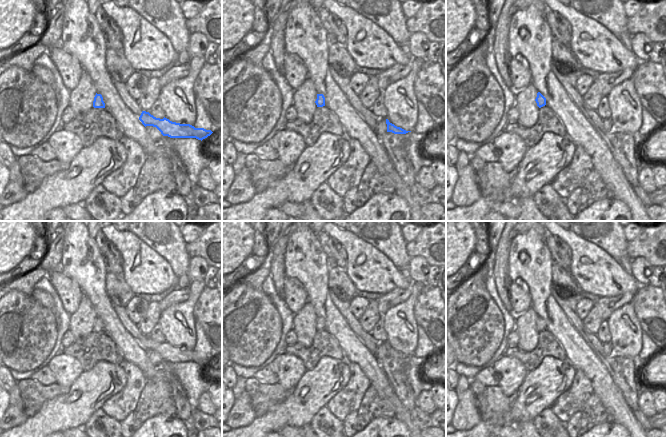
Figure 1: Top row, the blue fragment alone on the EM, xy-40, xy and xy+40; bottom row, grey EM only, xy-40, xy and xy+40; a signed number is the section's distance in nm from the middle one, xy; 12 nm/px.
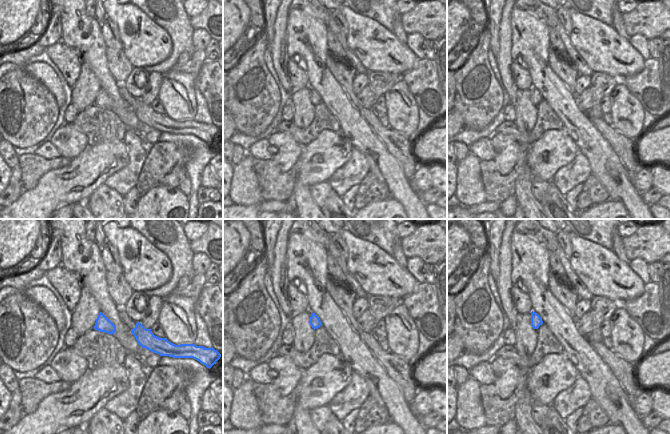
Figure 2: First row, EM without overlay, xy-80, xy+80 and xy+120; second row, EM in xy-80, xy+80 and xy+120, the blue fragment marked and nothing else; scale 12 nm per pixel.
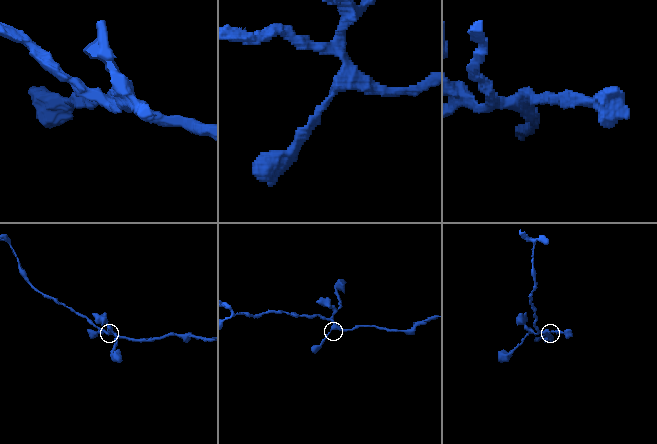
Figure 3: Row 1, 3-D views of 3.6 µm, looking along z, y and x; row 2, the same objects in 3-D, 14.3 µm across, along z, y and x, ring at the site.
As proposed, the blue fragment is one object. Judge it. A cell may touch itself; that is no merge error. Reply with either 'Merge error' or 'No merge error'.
No merge error.

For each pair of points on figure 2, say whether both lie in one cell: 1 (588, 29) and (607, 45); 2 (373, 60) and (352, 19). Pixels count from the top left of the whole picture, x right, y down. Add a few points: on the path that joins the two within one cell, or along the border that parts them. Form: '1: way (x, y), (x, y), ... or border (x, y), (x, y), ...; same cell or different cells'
1: way (593, 34), (602, 43); same cell
2: way (373, 50), (373, 44), (361, 29); same cell

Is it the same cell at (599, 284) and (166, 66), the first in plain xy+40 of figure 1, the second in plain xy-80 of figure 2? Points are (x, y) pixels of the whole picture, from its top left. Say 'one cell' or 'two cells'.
two cells

